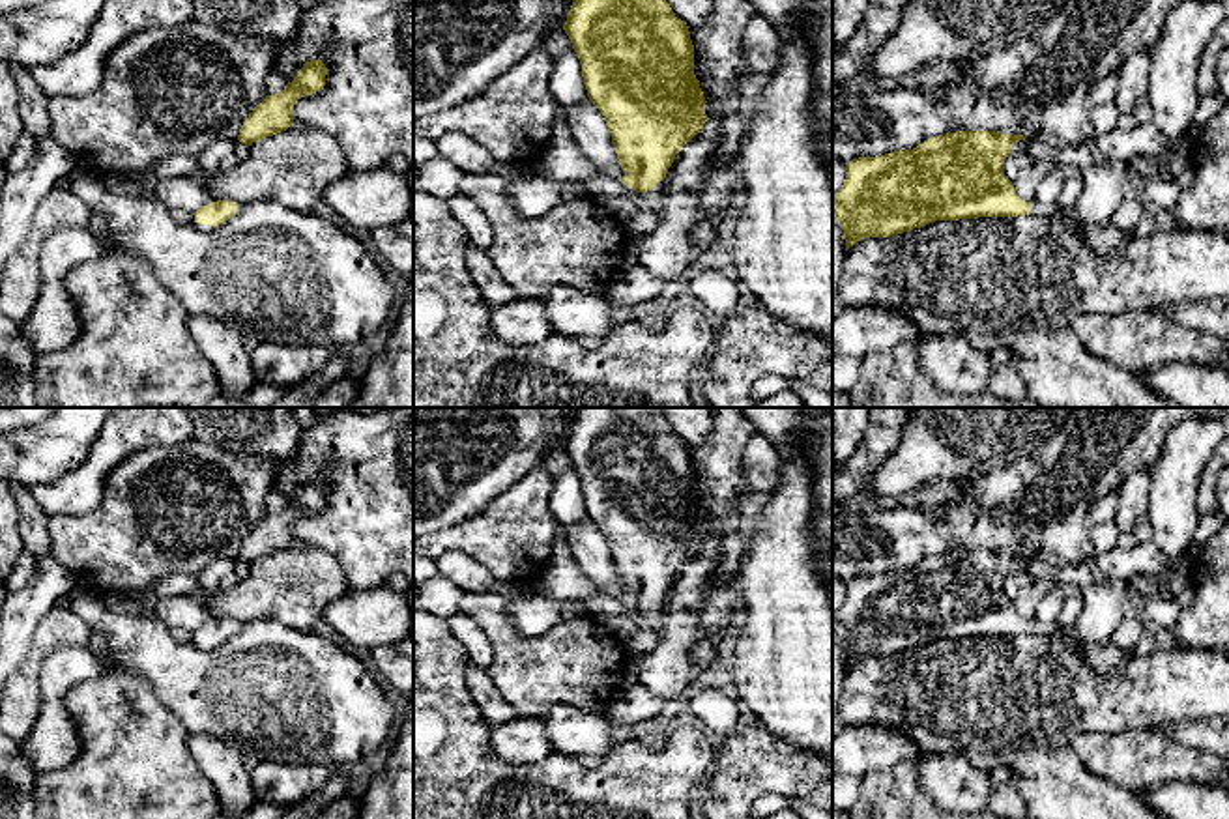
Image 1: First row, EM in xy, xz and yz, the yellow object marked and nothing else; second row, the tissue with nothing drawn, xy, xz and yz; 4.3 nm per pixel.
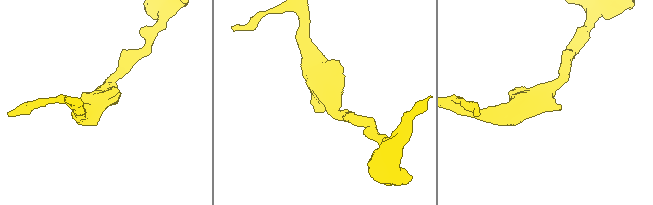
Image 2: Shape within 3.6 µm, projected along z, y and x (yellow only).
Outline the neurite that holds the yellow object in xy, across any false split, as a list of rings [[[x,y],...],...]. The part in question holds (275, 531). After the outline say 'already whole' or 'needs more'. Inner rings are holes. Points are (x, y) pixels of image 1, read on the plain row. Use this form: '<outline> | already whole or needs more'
[[[322,479],[305,481],[282,510],[266,514],[266,518],[253,527],[239,548],[238,559],[251,565],[269,553],[286,550],[294,540],[294,524],[297,518],[324,509],[325,494],[327,486]]] | already whole

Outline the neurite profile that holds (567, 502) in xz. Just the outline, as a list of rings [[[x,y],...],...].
[[[556,445],[544,456],[544,467],[554,475],[552,510],[563,527],[589,520],[582,482],[563,447]]]

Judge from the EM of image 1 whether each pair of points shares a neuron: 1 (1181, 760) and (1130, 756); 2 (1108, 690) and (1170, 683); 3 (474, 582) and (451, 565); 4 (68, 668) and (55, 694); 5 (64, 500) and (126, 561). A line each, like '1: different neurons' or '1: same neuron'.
1: same neuron
2: same neuron
3: same neuron
4: same neuron
5: different neurons

